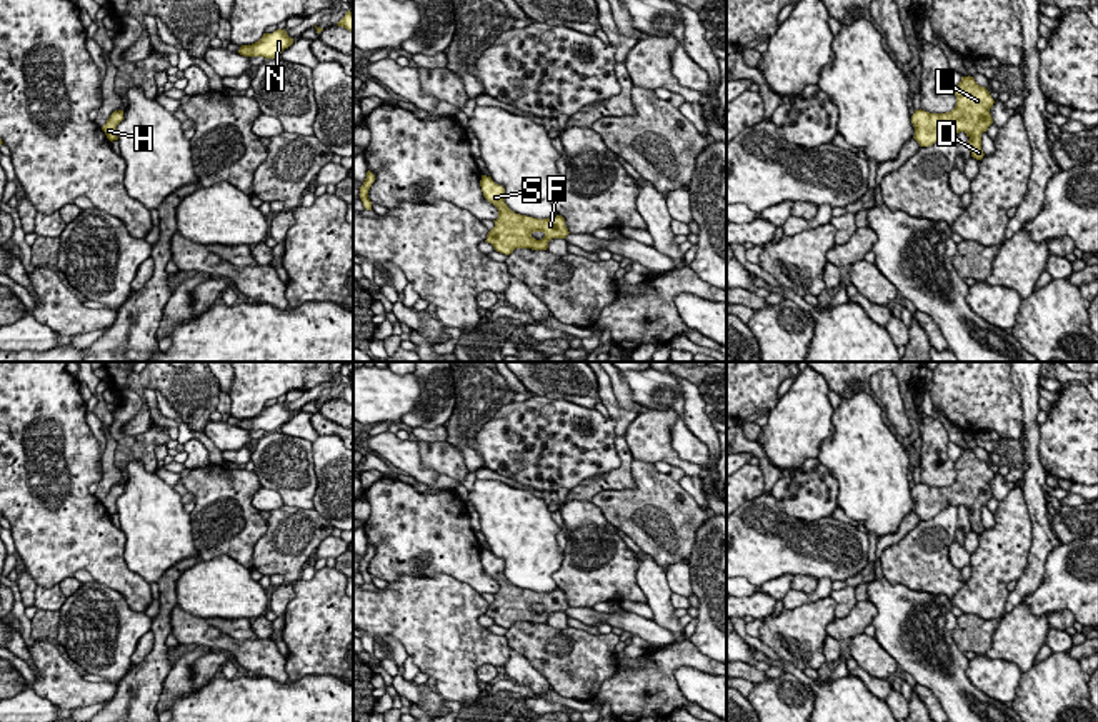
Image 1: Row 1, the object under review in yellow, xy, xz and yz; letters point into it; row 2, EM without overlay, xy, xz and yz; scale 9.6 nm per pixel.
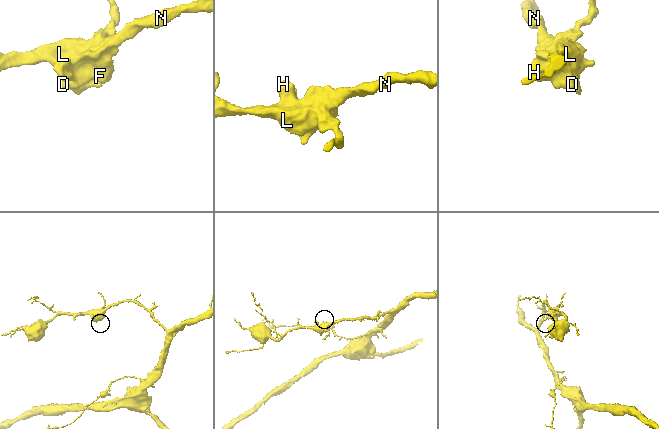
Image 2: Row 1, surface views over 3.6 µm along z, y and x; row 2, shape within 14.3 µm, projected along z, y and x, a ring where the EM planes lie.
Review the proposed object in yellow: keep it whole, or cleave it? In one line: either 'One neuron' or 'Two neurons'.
One neuron

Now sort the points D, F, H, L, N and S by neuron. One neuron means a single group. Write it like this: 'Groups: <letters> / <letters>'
Groups: D F H L N S

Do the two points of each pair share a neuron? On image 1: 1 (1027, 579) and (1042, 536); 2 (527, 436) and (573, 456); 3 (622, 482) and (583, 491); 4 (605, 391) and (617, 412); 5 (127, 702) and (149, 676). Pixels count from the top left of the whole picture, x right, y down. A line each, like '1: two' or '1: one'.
1: one
2: one
3: one
4: one
5: one

